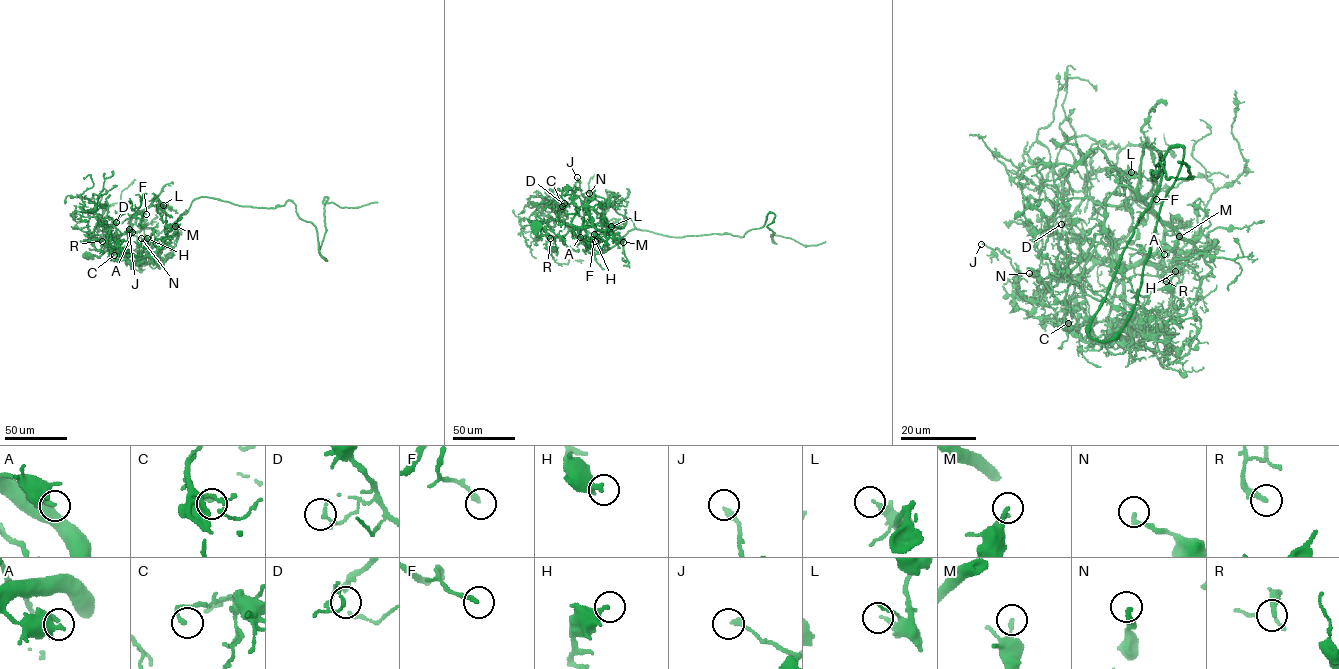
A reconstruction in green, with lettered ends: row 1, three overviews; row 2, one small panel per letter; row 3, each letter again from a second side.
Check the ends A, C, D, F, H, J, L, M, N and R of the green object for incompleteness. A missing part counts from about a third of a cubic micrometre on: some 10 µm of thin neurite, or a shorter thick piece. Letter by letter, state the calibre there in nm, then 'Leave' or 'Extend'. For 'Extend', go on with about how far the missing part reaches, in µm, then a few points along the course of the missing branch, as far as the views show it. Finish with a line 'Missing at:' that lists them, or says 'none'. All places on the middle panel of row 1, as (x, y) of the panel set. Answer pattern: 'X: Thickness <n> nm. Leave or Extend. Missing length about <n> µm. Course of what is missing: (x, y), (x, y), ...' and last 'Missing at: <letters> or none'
A: Thickness 260 nm. Leave
C: Thickness 170 nm. Leave
D: Thickness 180 nm. Leave
F: Thickness 200 nm. Leave
H: Thickness 320 nm. Extend. Missing length about 20 µm. Course of what is missing: (595, 241), (594, 229), (587, 221)
J: Thickness 280 nm. Leave
L: Thickness 240 nm. Leave
M: Thickness 160 nm. Leave
N: Thickness 240 nm. Leave
R: Thickness 280 nm. Leave
Missing at: H

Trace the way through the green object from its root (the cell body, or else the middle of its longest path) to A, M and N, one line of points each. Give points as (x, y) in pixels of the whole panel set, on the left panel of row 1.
A: (87, 255), (87, 258), (98, 257), (119, 237), (132, 232)
M: (87, 255), (98, 257), (117, 241), (126, 259), (151, 263), (169, 242), (175, 226)
N: (87, 255), (87, 258), (98, 257), (117, 241), (122, 253), (139, 256), (143, 249), (139, 244), (141, 238)

